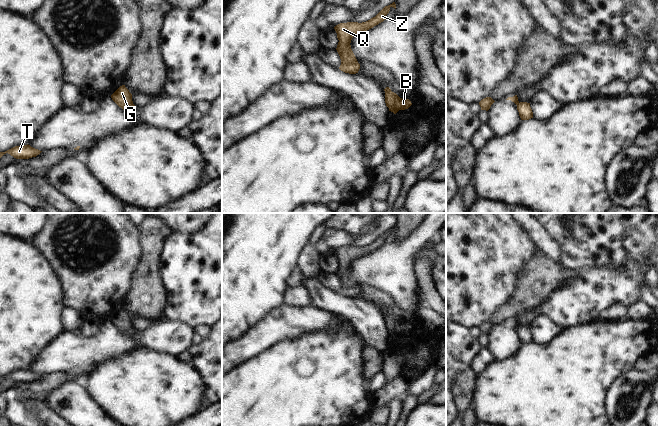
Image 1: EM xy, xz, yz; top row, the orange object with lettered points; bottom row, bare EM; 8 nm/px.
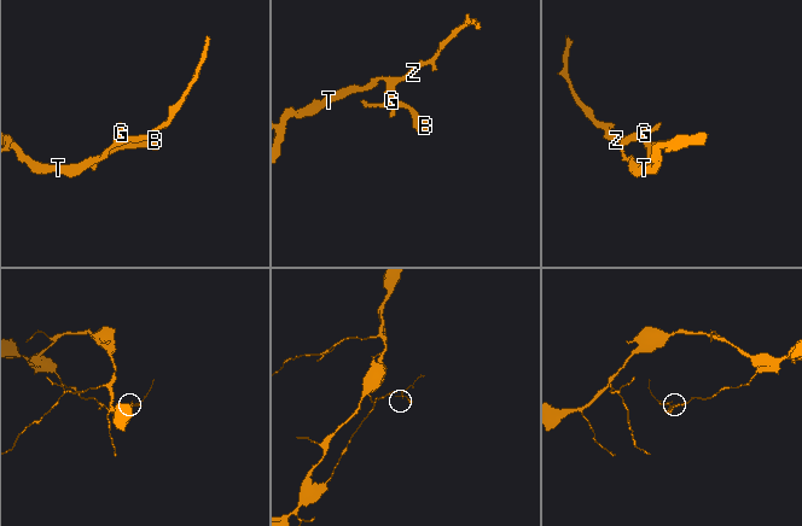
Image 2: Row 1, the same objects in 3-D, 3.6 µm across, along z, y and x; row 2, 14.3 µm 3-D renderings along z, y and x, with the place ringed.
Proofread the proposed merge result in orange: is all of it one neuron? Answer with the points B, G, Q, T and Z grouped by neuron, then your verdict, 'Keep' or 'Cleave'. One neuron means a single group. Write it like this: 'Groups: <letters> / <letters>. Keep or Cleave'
Groups: B / G Q T Z. Cleave

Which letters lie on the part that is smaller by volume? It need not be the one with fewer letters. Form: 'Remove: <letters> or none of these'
Remove: B

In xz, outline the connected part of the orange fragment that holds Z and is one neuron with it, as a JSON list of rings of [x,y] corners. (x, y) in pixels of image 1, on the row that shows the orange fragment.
[[[395,2],[385,6],[375,17],[366,22],[340,23],[334,27],[339,40],[336,50],[340,56],[341,64],[345,65],[357,61],[350,45],[352,38],[386,20],[386,15],[389,13],[391,7],[396,9]]]

